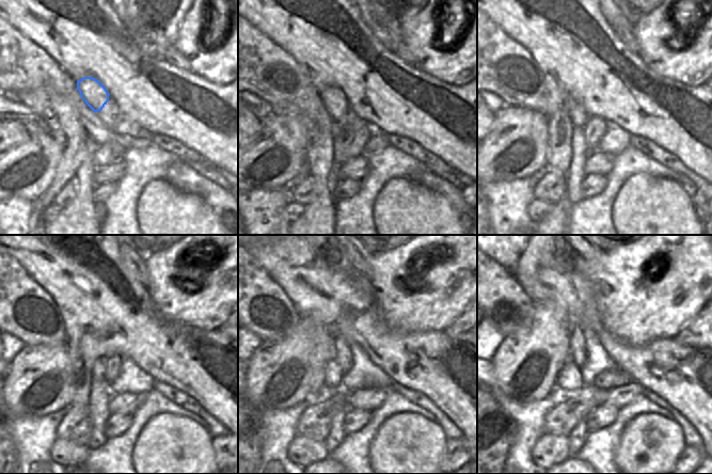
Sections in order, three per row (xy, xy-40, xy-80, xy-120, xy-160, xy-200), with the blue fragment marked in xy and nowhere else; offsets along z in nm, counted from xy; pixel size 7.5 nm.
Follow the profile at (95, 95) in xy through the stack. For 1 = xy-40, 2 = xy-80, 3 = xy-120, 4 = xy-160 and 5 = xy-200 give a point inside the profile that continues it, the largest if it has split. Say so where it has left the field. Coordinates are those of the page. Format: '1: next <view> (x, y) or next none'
1: next xy-40 (334, 100)
2: next xy-80 (579, 117)
3: next xy-120 (98, 367)
4: next xy-160 (333, 374)
5: next xy-200 (569, 380)

